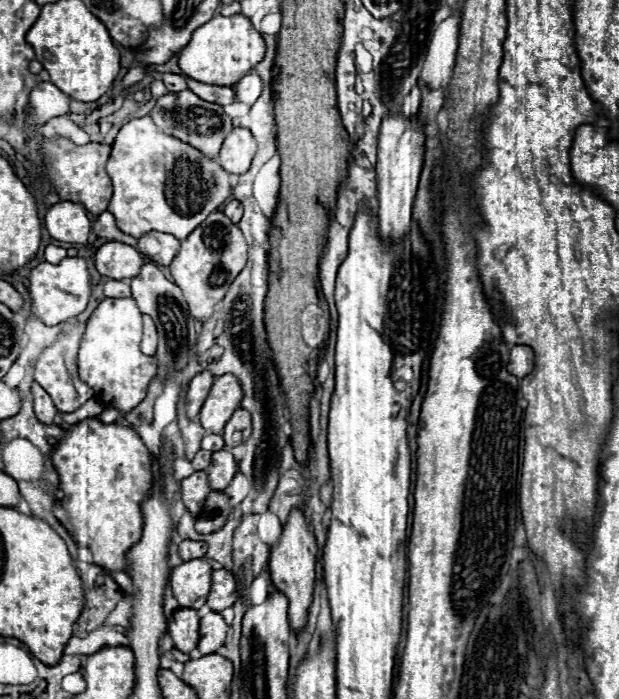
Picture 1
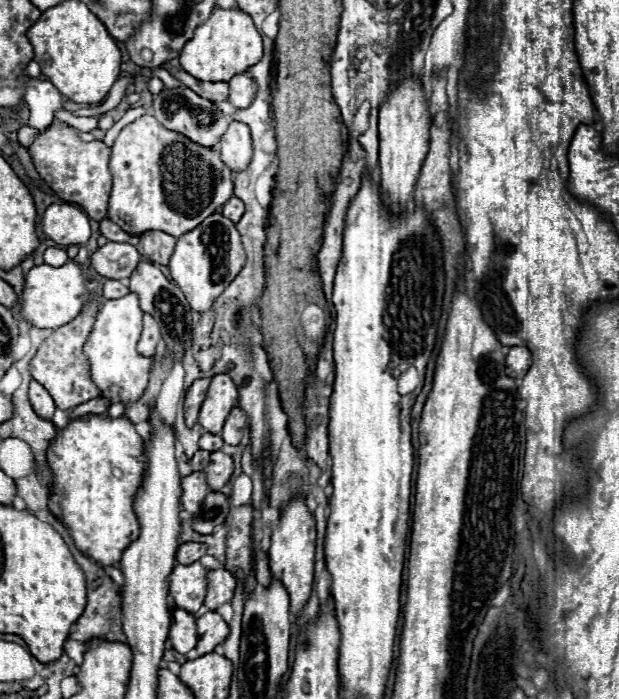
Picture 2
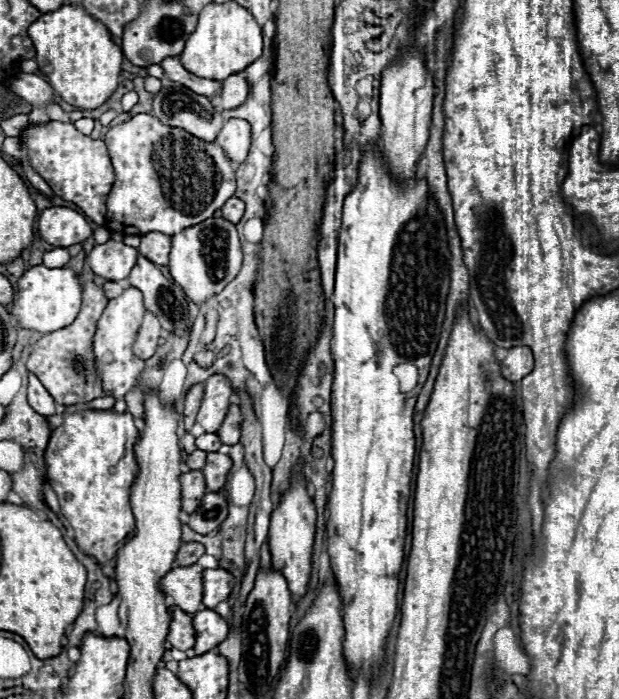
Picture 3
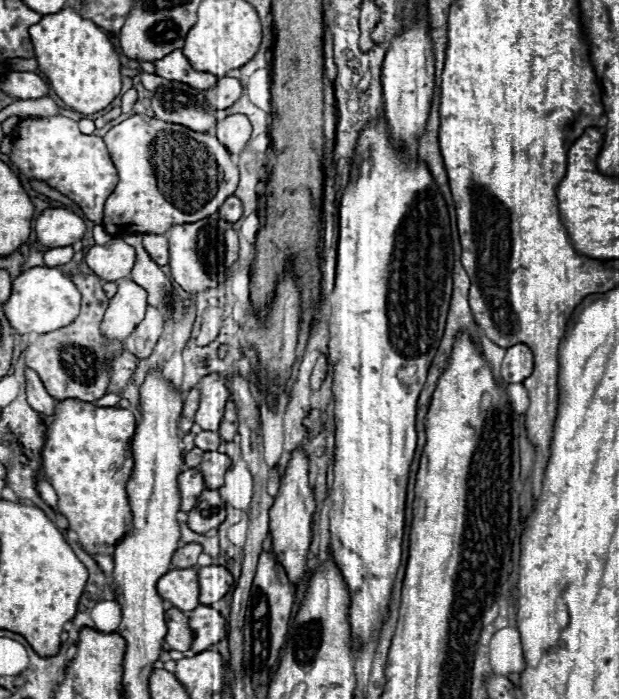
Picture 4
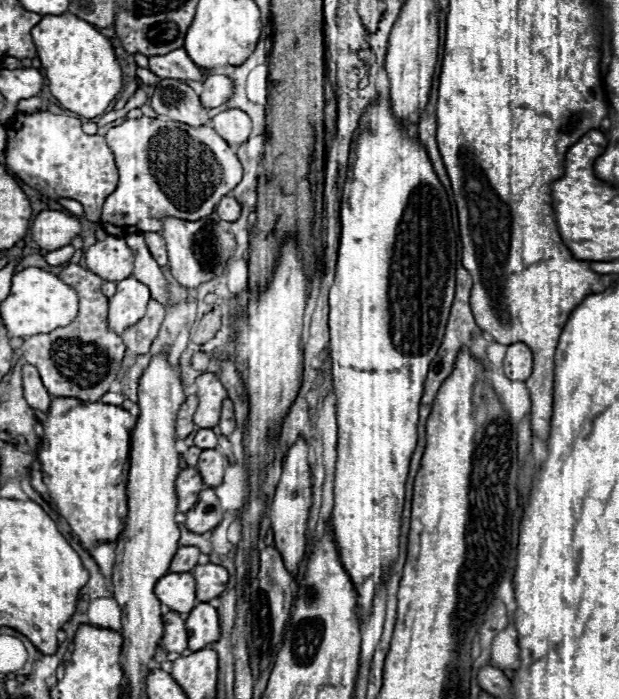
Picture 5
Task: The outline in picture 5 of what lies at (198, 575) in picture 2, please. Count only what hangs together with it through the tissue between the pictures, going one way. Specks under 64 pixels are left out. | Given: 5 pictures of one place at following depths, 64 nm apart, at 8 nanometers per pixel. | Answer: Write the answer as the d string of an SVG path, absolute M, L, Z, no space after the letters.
M190 572L166 574L156 582L154 588L158 600L168 606L172 612L188 614L196 602L196 582Z

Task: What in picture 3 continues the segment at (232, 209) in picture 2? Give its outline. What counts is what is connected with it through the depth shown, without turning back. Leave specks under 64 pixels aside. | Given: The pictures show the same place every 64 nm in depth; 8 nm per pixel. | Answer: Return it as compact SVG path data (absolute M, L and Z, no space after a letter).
M232 196L232 198L222 206L222 218L230 220L230 222L234 222L234 224L240 222L242 214L244 214L244 202L242 202L240 198L236 198L236 196Z

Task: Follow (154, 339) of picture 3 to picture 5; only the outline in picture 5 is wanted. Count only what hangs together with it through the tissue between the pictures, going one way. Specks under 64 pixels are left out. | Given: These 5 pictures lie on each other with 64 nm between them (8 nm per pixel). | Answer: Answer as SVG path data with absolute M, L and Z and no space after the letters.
M150 300L146 316L120 334L126 348L136 354L146 354L150 350L152 340L158 336L162 320L164 320L164 306L156 300Z

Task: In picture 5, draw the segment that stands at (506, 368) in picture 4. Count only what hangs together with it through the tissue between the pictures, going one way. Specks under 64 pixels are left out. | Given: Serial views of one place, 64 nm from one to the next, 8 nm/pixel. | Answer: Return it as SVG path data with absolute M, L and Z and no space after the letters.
M516 342L508 346L504 358L504 374L510 380L526 380L532 374L532 352L526 344Z

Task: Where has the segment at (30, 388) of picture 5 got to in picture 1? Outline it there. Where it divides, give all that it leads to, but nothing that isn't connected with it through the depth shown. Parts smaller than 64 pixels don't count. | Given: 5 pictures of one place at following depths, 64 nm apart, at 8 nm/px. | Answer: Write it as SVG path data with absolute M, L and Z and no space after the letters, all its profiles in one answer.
M32 384L32 398L34 398L34 412L38 416L40 422L44 424L52 424L54 416L56 416L56 406L52 402L52 398L48 396L48 392L44 392L44 388L40 388L40 384Z

